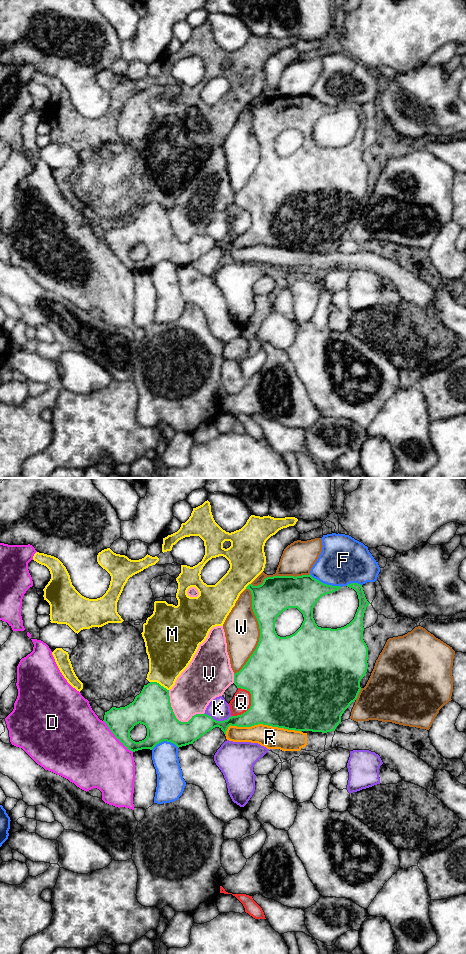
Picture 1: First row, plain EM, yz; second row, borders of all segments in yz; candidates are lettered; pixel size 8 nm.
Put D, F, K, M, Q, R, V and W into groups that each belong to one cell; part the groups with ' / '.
D / F / K / M / Q / R V / W

